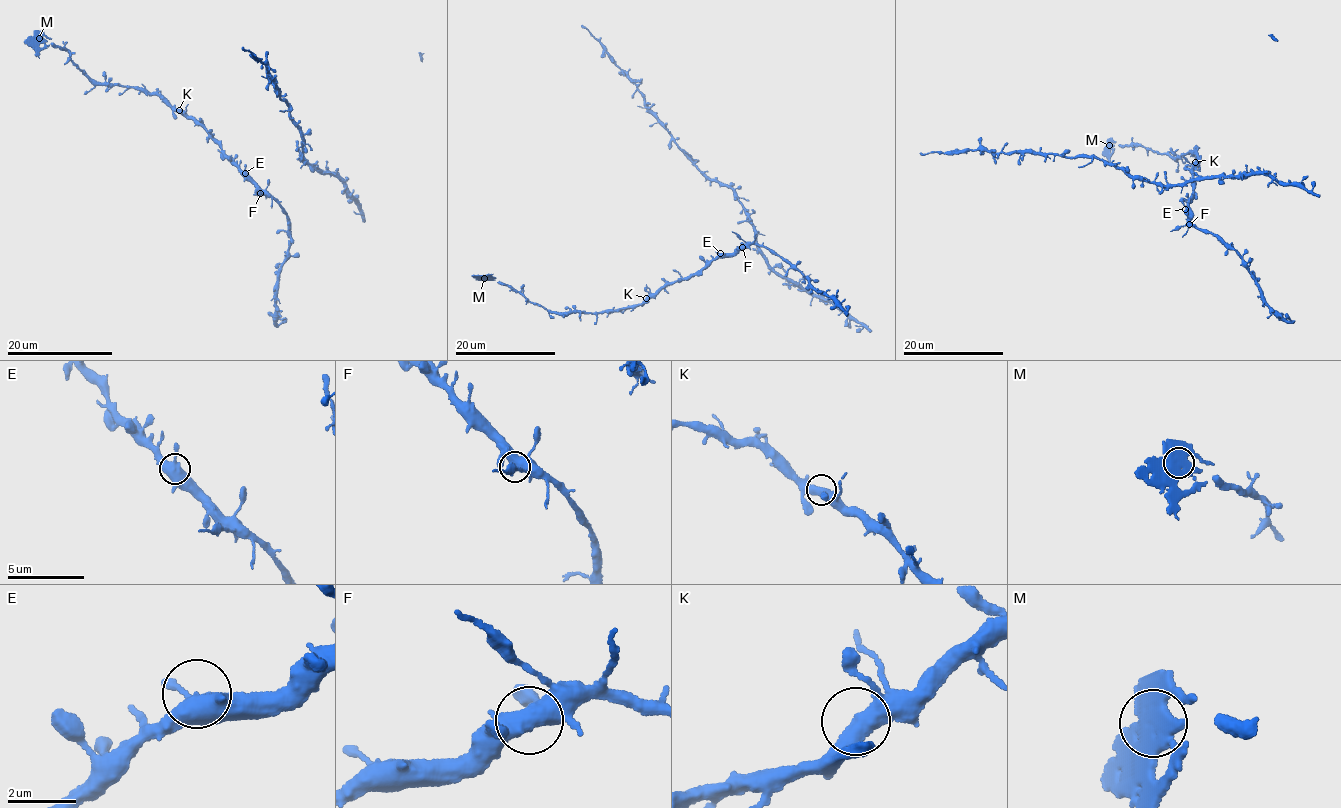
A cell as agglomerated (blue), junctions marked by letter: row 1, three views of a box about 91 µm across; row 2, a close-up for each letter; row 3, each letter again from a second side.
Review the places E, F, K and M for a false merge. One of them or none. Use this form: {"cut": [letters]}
{"cut": ["M"]}

